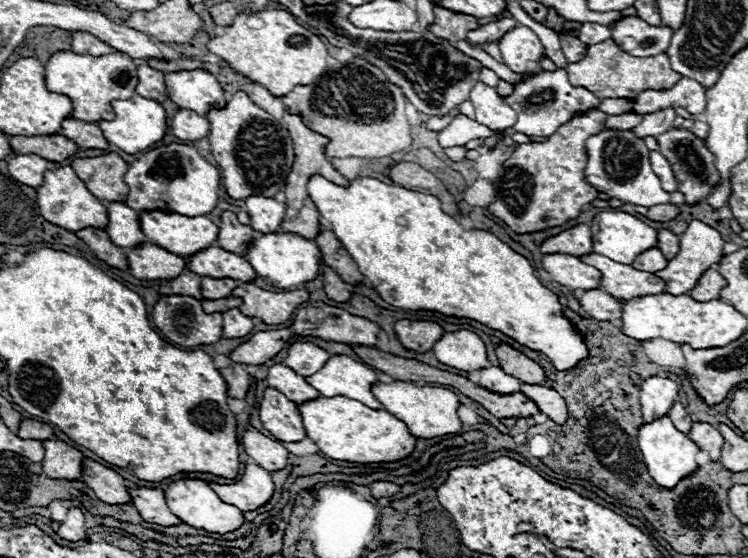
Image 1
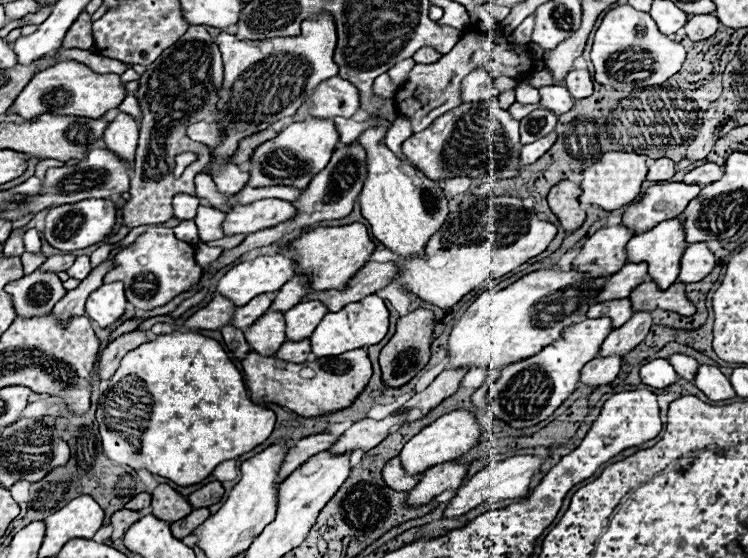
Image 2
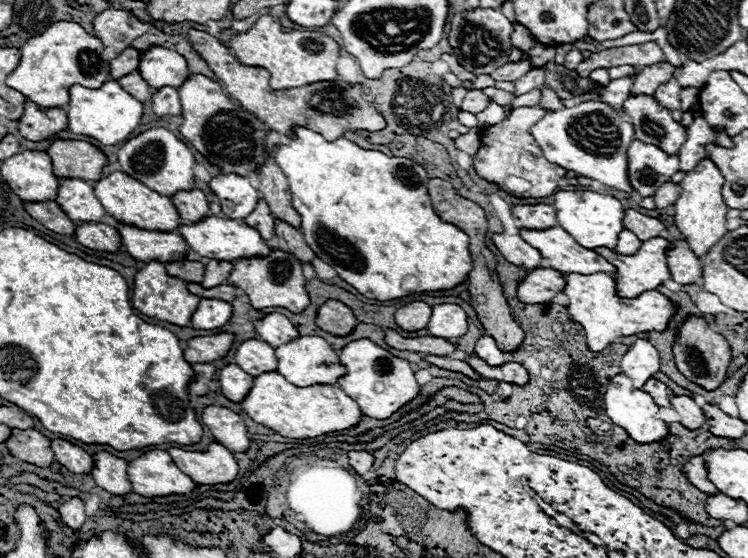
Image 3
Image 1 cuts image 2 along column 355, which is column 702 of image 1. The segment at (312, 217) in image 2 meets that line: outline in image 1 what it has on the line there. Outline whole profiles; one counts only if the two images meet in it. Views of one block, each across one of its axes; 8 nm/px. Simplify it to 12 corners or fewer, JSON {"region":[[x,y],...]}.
{"region":[[684,128],[658,138],[688,206],[720,184],[714,154]]}

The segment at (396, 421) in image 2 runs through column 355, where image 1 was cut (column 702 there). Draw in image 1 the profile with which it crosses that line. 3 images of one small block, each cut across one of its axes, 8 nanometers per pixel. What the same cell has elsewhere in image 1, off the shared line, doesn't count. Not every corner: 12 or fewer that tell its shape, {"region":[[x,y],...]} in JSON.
{"region":[[694,422],[690,436],[714,462],[724,438],[714,426]]}

